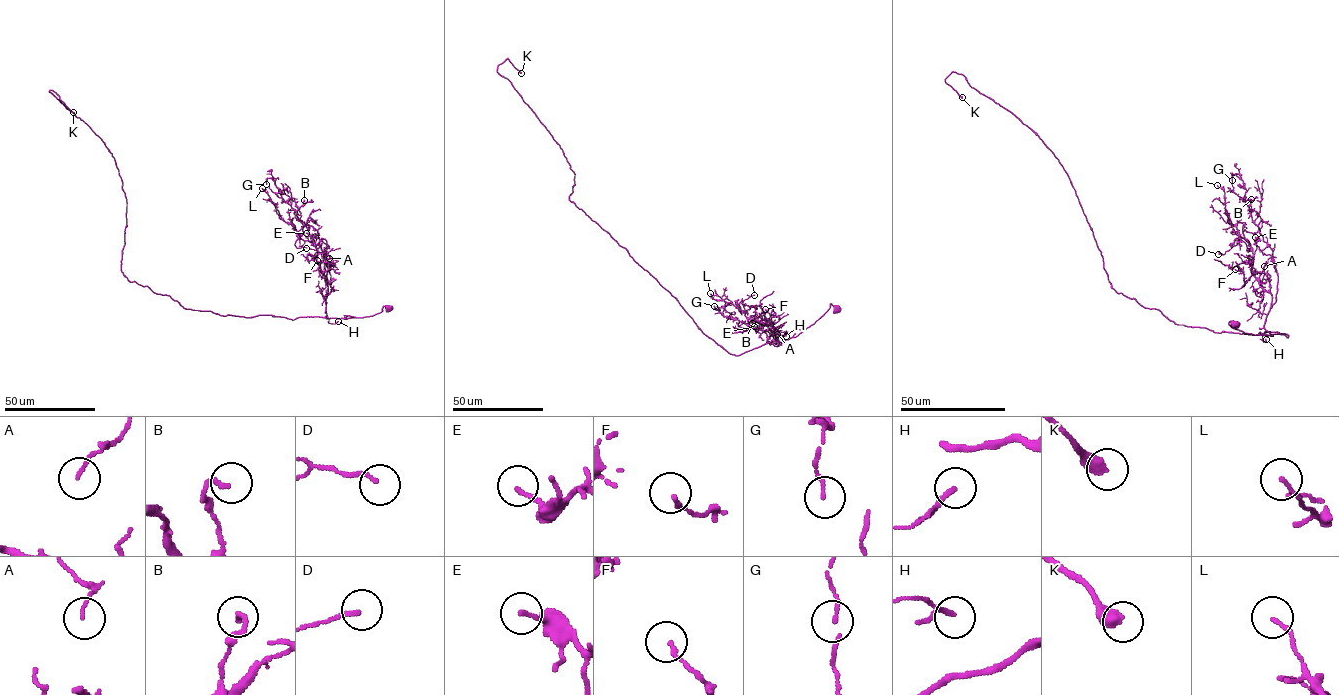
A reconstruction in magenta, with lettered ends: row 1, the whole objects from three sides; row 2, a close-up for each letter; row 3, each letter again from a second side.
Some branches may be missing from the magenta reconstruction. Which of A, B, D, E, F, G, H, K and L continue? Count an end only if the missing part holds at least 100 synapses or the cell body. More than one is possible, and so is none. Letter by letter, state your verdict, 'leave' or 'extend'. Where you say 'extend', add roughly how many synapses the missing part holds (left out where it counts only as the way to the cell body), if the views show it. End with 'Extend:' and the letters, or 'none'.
A: leave
B: leave
D: leave
E: leave
F: leave
G: leave
H: leave
K: extend; 100 synapses
L: leave
Extend: K

